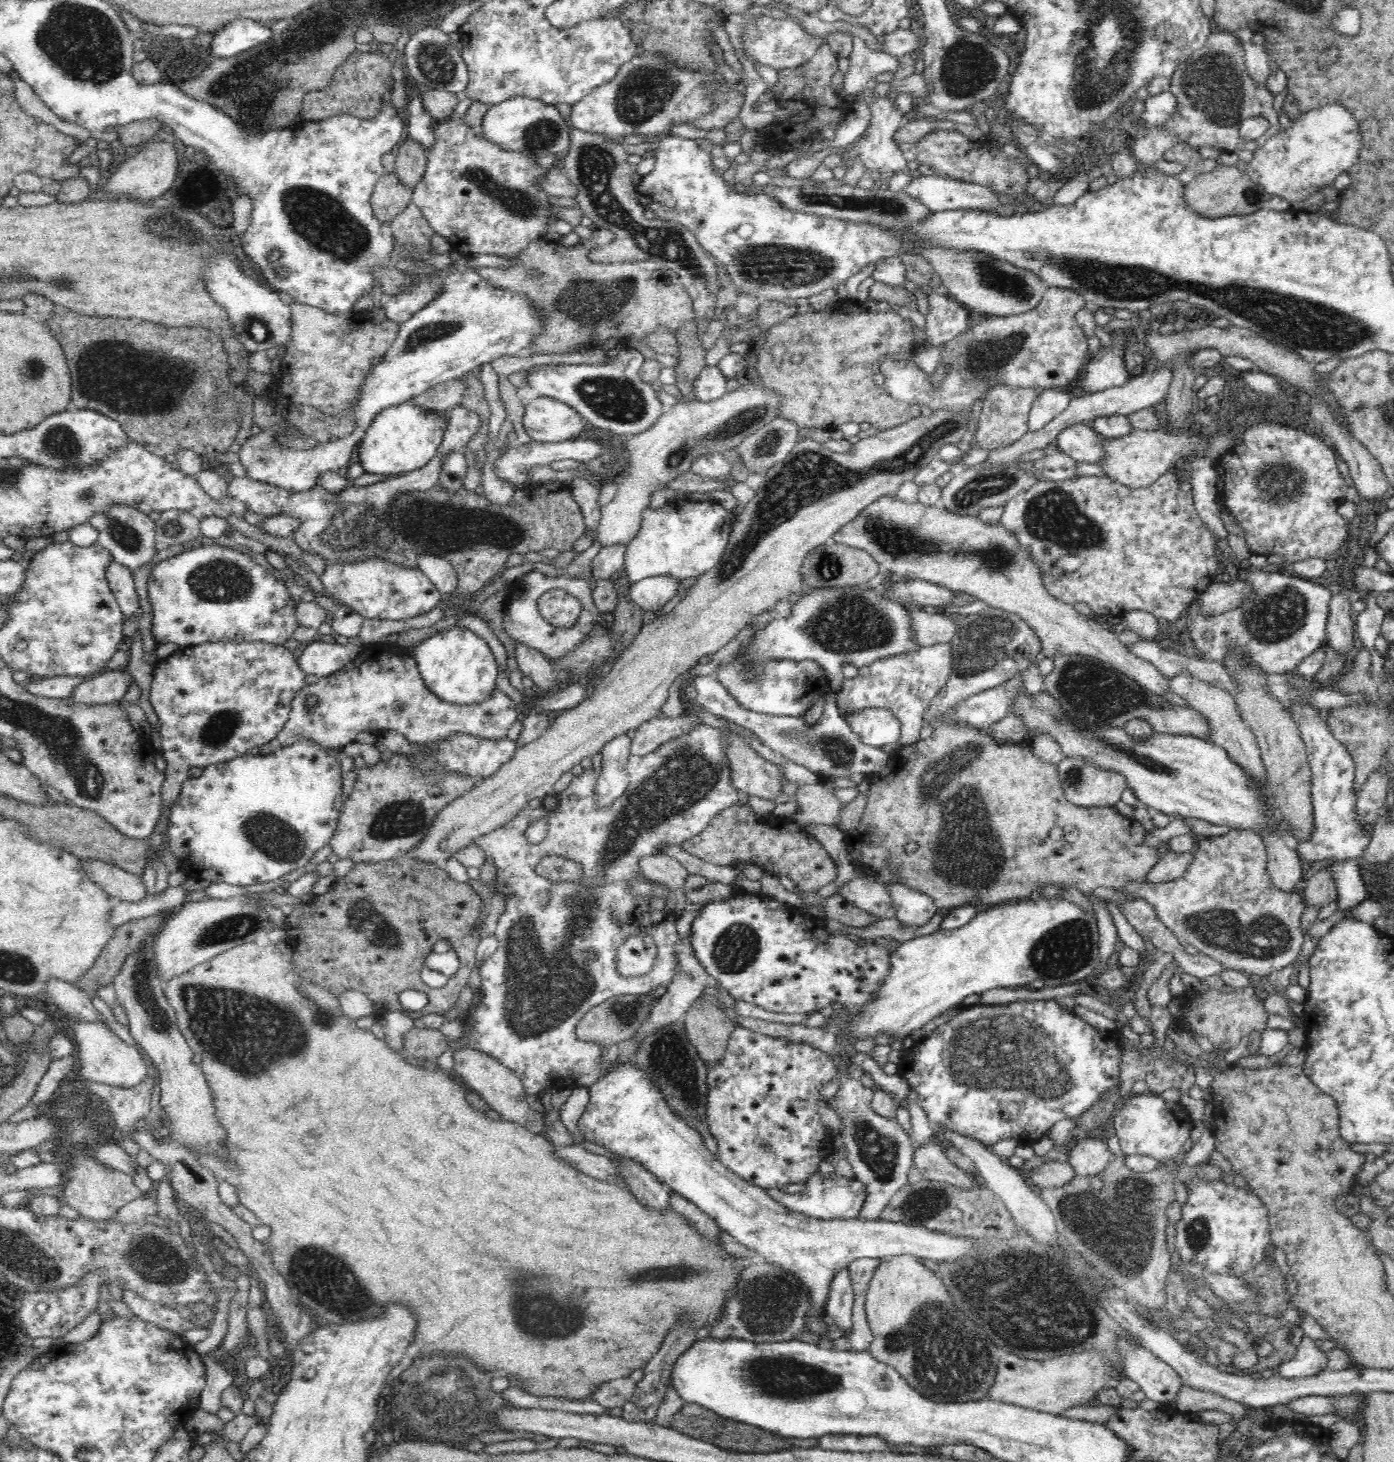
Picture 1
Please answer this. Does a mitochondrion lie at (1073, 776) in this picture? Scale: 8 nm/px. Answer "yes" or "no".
yes

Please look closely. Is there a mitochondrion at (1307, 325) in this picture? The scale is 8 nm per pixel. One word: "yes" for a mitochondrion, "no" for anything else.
yes

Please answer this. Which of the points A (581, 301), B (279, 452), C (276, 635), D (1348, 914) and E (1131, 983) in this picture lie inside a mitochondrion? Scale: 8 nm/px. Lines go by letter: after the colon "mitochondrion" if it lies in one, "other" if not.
A: mitochondrion
B: other
C: other
D: other
E: other

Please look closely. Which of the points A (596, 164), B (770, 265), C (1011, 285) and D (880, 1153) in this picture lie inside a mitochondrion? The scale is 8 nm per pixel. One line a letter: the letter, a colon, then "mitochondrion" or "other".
A: mitochondrion
B: mitochondrion
C: mitochondrion
D: mitochondrion

